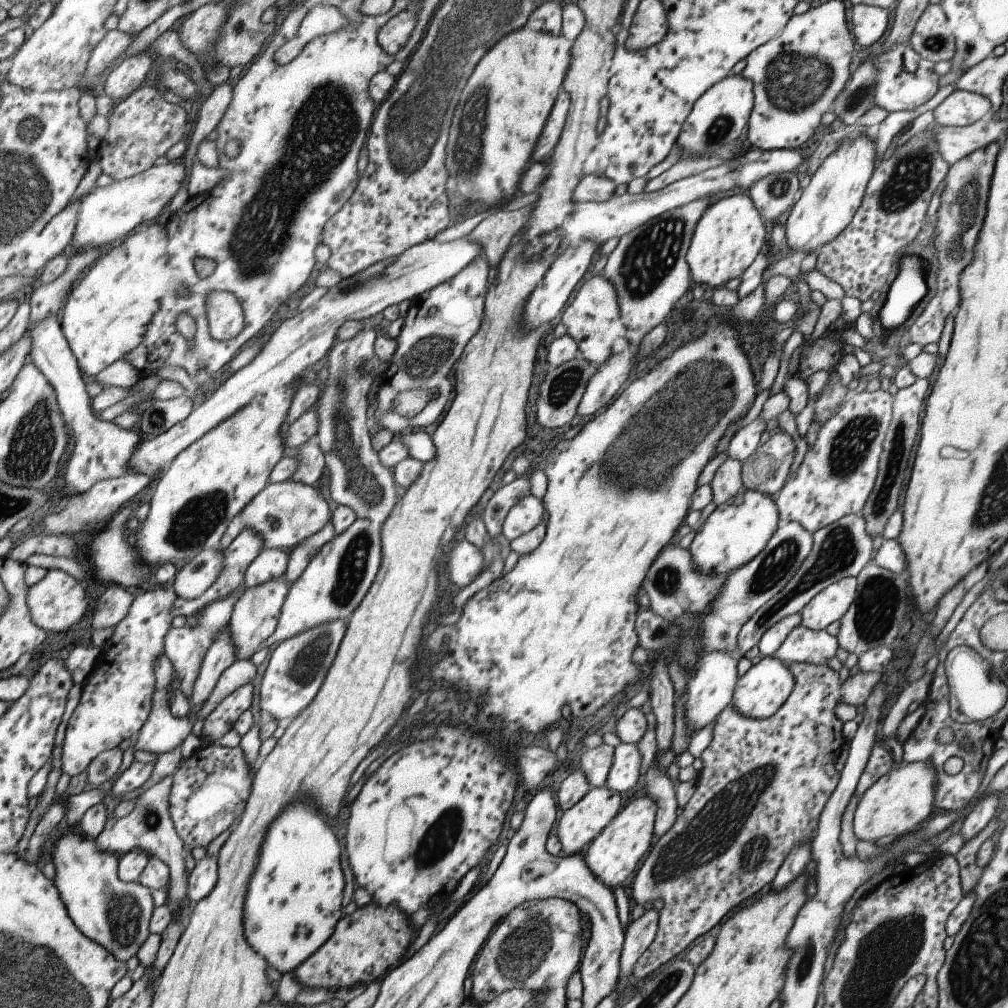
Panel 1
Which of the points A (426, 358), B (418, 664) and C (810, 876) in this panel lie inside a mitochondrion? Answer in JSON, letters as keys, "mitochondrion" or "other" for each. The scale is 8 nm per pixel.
{"A":"mitochondrion","B":"other","C":"other"}

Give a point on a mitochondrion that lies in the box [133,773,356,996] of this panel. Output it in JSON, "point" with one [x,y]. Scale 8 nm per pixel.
{"point":[149,816]}

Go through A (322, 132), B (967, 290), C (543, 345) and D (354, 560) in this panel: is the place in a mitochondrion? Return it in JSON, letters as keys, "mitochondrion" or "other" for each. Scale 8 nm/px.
{"A":"mitochondrion","B":"other","C":"other","D":"mitochondrion"}

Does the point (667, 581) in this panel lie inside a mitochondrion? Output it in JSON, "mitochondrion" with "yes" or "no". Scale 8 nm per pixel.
{"mitochondrion":"yes"}

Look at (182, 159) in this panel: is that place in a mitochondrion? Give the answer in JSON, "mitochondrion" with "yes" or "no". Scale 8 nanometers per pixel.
{"mitochondrion":"no"}

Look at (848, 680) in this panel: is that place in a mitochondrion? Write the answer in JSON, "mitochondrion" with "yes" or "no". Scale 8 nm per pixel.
{"mitochondrion":"no"}

